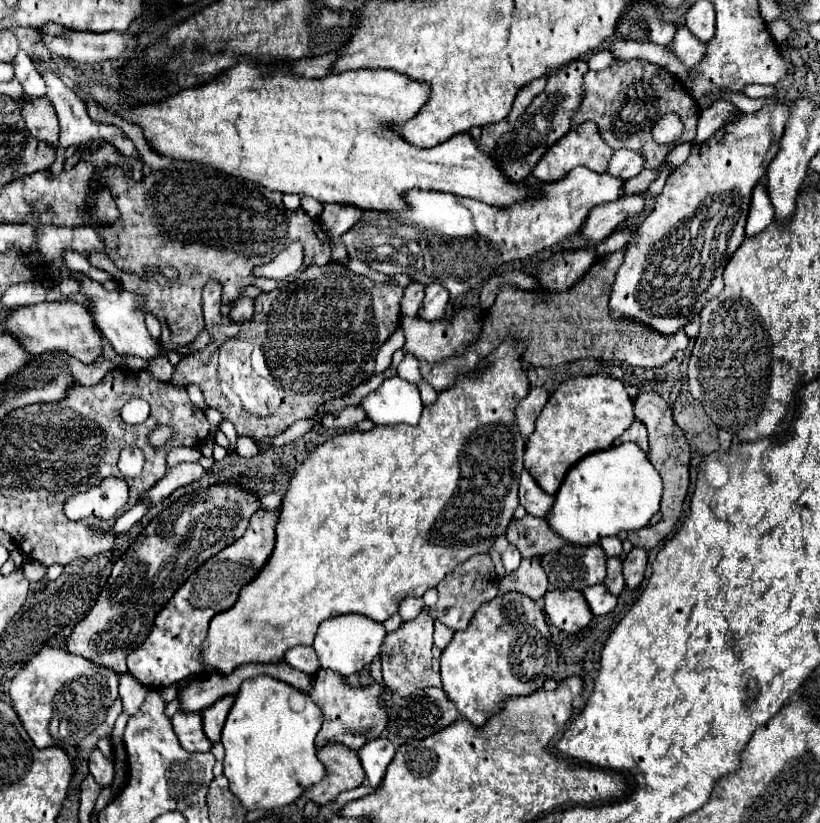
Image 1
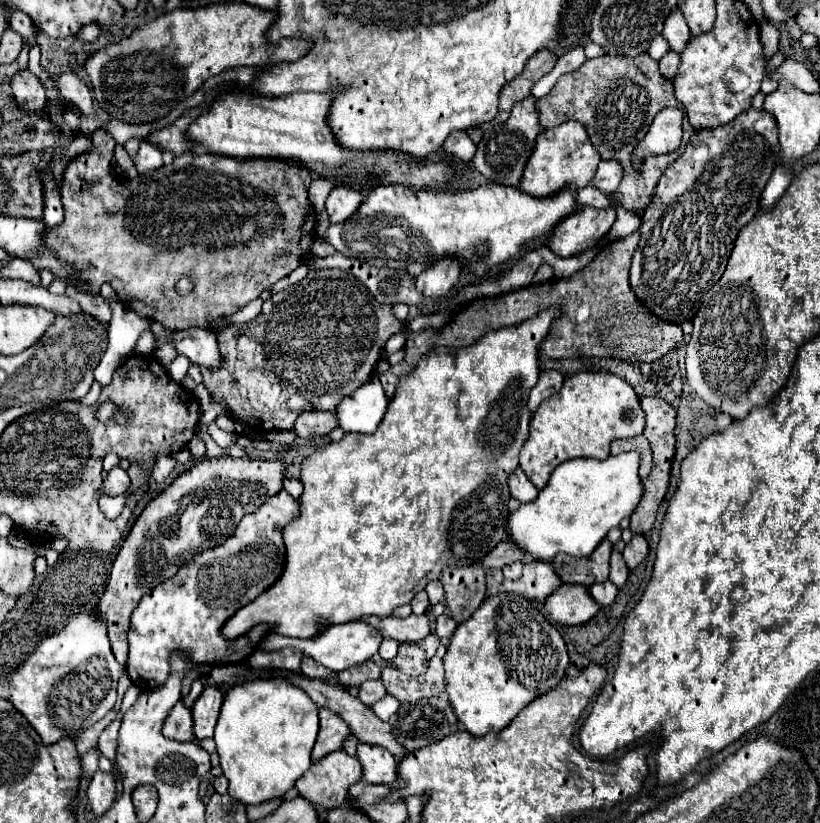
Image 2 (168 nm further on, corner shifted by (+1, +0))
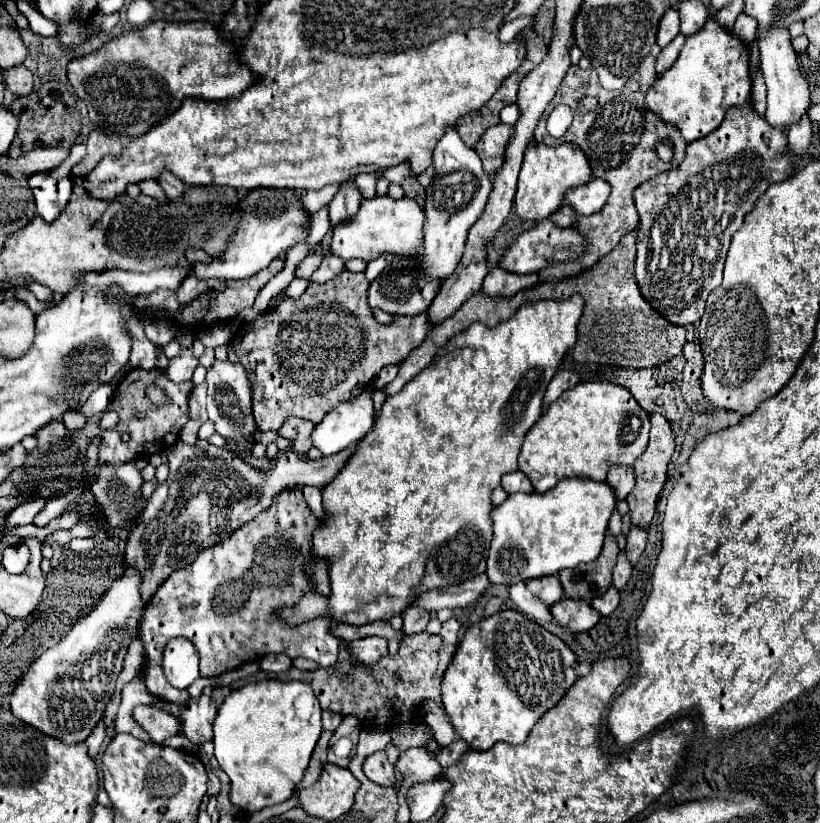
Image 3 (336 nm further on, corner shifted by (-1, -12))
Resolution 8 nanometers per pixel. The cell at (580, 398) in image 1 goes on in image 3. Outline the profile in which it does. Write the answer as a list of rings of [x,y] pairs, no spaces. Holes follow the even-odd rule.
[[[581,382],[569,392],[563,392],[559,400],[555,400],[551,406],[547,406],[543,416],[525,436],[525,442],[519,454],[519,470],[531,480],[537,492],[547,492],[559,480],[571,478],[571,476],[603,482],[609,466],[613,464],[631,466],[645,452],[647,436],[649,436],[649,416],[633,400],[633,396],[625,392],[625,388],[611,382]]]

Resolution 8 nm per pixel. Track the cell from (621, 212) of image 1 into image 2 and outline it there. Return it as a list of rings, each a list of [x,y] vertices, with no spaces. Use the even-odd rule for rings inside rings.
[[[581,208],[579,214],[571,216],[555,232],[551,234],[551,240],[547,246],[553,248],[559,256],[571,256],[585,252],[593,246],[597,246],[607,232],[611,230],[613,222],[617,218],[615,208]]]

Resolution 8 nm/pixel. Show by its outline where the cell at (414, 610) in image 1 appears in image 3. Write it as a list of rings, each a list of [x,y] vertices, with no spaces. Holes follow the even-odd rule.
[[[407,608],[401,616],[403,616],[403,632],[407,636],[423,632],[429,622],[429,614],[421,612],[421,608]]]

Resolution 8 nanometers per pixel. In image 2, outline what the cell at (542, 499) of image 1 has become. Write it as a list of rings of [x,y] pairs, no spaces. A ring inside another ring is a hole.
[[[517,468],[511,478],[509,478],[509,488],[511,488],[511,496],[517,498],[521,504],[529,504],[537,498],[539,490],[533,486],[533,482],[525,476],[525,472],[521,468]]]

